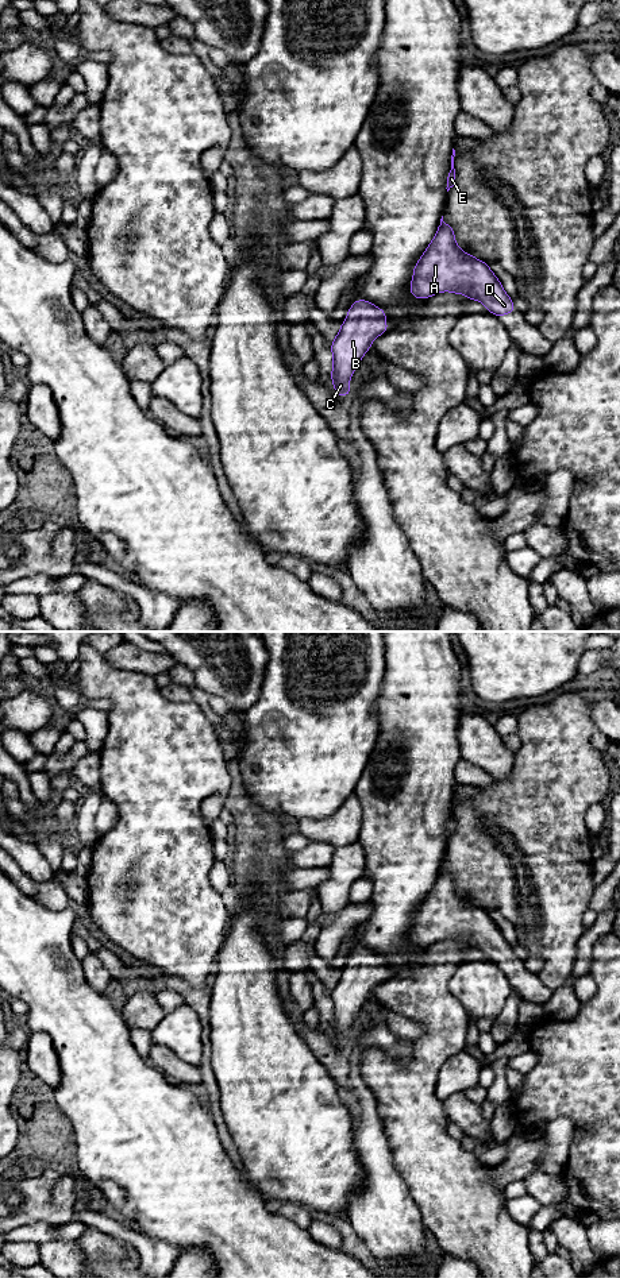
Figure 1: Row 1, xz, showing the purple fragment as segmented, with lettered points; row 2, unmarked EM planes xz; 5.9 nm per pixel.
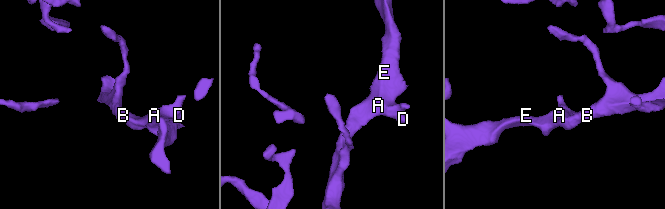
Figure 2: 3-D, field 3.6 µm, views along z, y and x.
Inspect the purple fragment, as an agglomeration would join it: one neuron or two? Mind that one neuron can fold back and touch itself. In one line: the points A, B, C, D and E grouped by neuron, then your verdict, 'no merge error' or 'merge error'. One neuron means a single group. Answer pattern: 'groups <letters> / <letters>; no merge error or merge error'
groups A B C D E; no merge error

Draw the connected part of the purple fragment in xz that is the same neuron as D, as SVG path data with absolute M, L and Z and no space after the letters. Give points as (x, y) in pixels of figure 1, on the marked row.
M440 219L436 235L413 267L411 294L430 298L442 291L463 294L482 302L489 313L498 317L515 310L512 298L489 265L462 251L454 229Z

